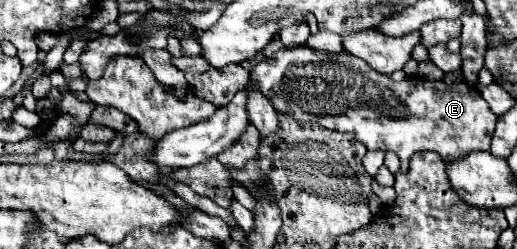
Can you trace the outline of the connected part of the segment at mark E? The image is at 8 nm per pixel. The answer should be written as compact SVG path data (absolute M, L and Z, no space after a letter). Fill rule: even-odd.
M283 48L269 60L261 60L251 70L251 82L255 82L265 96L273 102L273 108L293 116L297 122L317 122L323 128L337 132L351 132L367 146L367 150L391 150L401 158L401 172L409 170L409 160L415 152L433 150L443 160L461 158L473 150L489 150L497 116L491 112L477 88L459 82L429 82L425 78L409 76L403 82L393 82L389 76L373 72L363 60L349 56L347 52L325 54L311 48Z

